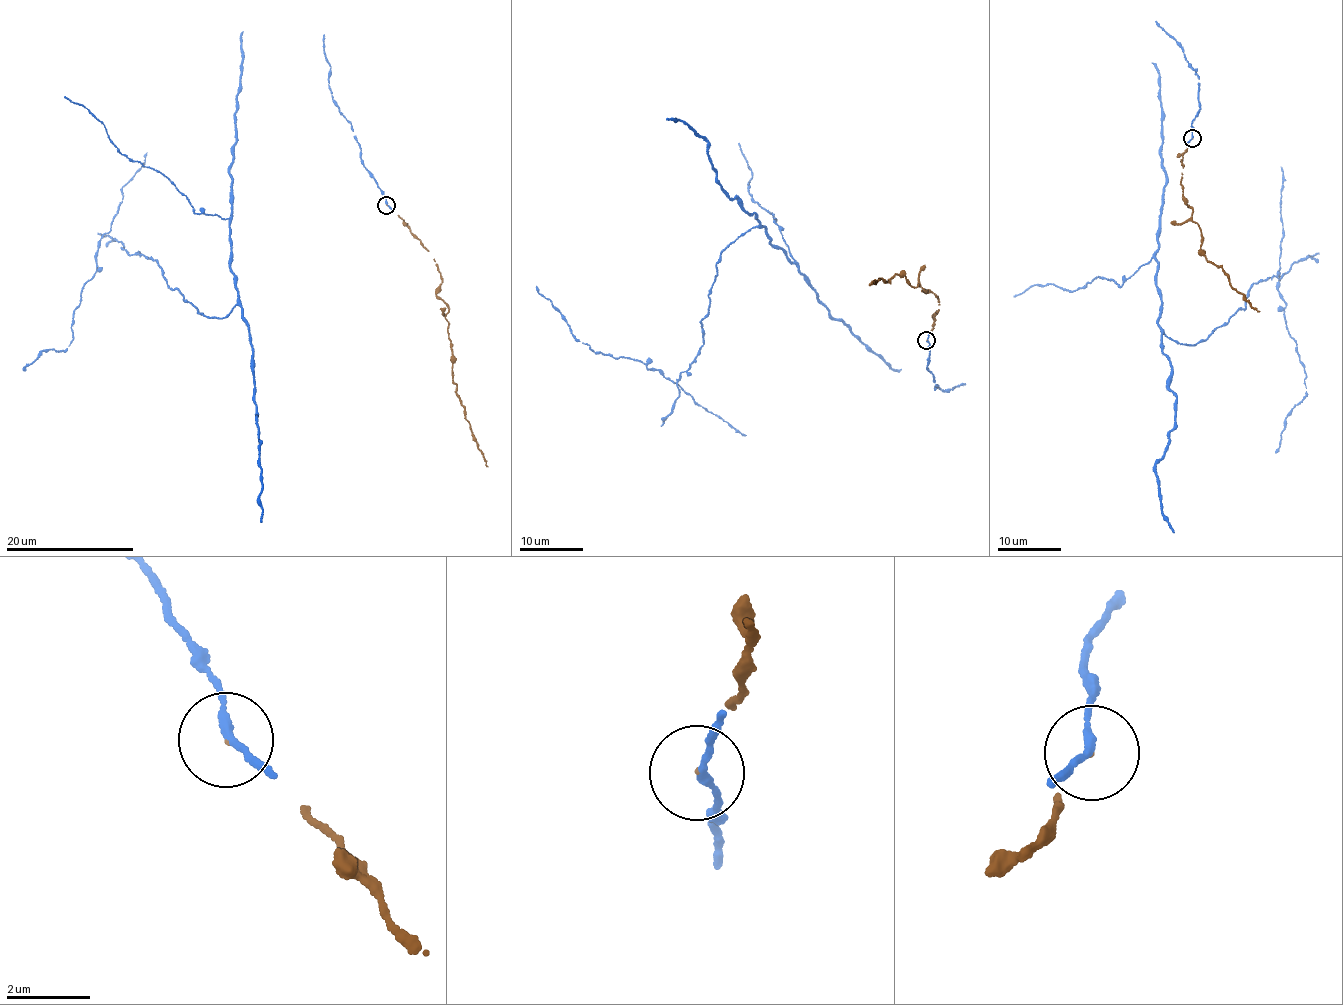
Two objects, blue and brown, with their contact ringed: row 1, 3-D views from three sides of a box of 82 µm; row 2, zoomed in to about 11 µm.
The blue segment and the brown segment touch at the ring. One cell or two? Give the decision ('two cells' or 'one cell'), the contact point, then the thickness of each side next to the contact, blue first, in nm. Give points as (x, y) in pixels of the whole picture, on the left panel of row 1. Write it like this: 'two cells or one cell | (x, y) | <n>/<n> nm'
one cell | (386, 205) | 160/40 nm

